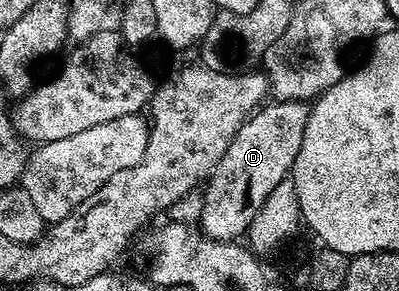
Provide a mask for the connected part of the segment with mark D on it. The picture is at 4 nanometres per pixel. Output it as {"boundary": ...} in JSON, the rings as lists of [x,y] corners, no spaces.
{"boundary":[[[278,99],[270,103],[256,109],[244,121],[205,182],[203,206],[199,209],[197,222],[204,237],[211,237],[214,241],[242,238],[266,197],[290,174],[297,151],[301,151],[309,105],[307,101]]]}

